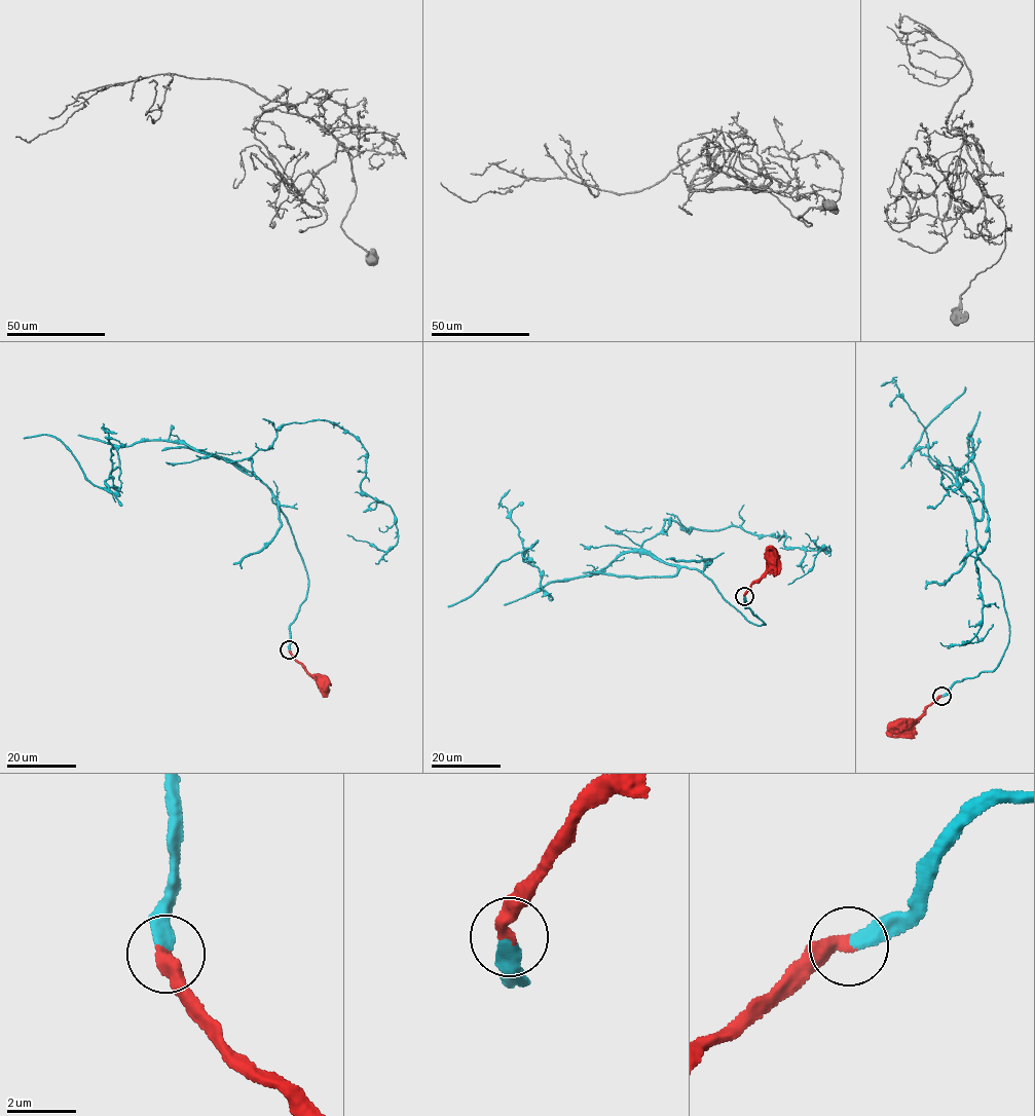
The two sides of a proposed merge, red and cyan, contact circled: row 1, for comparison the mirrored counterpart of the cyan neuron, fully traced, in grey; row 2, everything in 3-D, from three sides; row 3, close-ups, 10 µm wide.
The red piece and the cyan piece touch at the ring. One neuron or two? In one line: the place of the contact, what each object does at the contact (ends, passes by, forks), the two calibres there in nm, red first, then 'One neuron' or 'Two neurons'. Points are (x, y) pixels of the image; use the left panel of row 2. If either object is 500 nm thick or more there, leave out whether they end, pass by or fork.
Place: (289, 649). At the ring red ends. At the ring cyan ends. Thickness 400 nm (red) against 340 nm. One neuron

